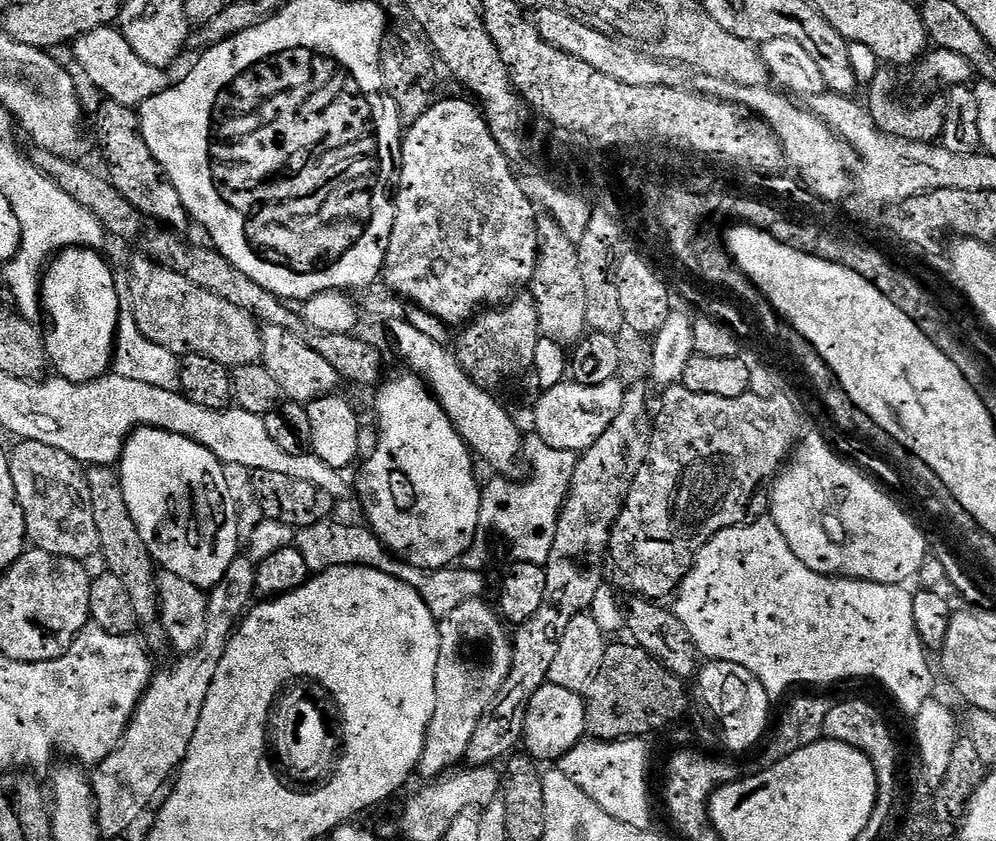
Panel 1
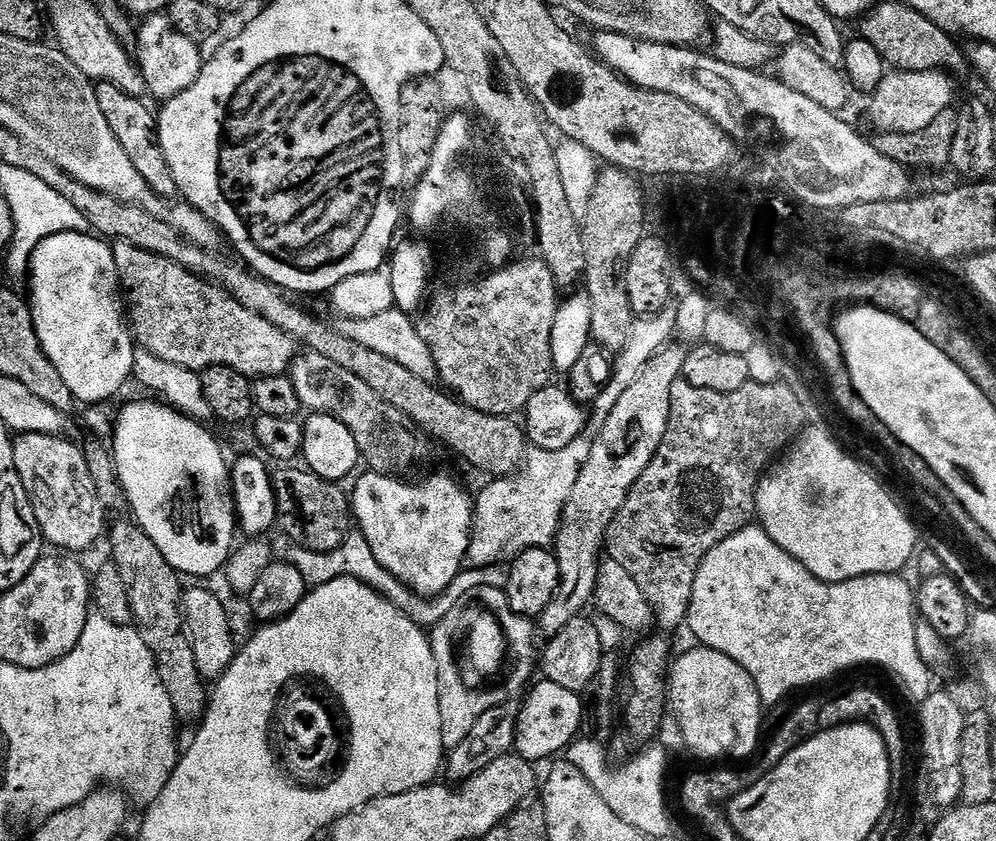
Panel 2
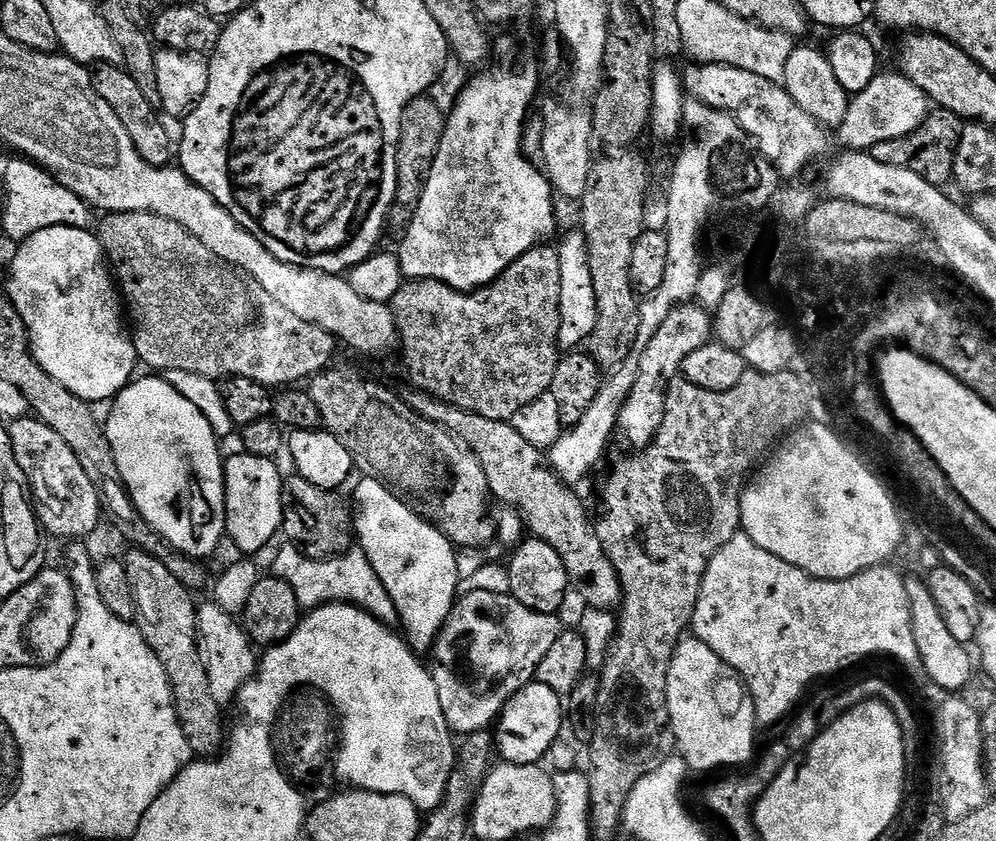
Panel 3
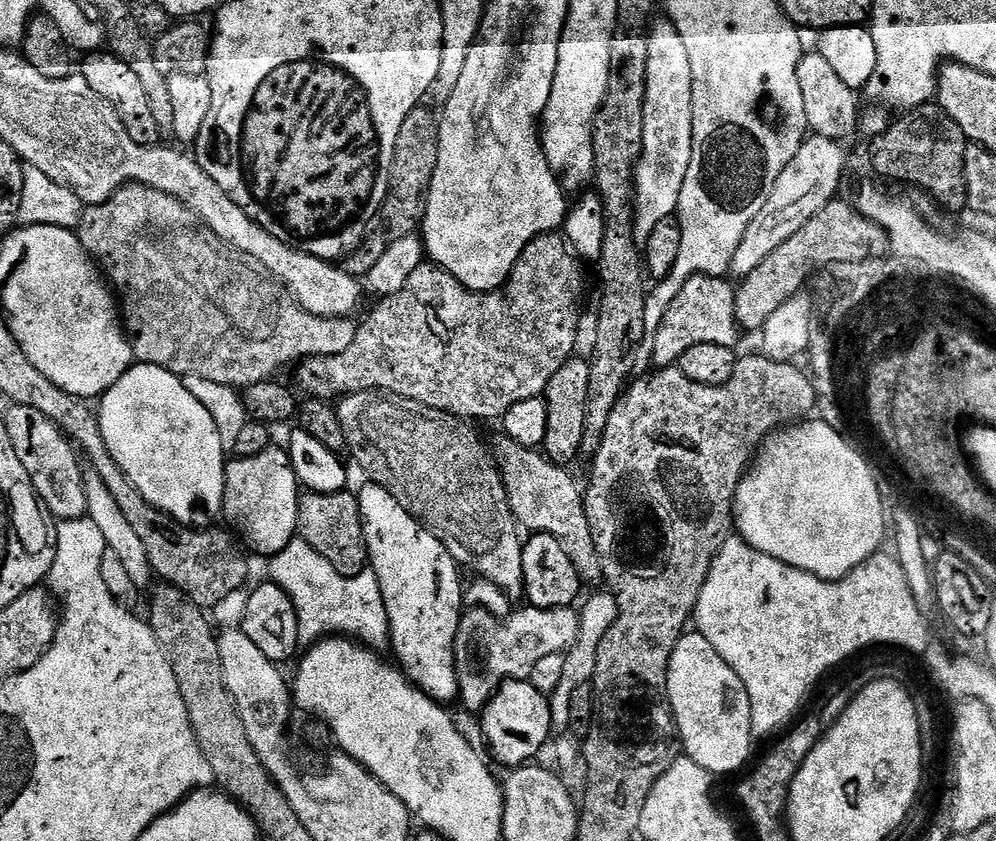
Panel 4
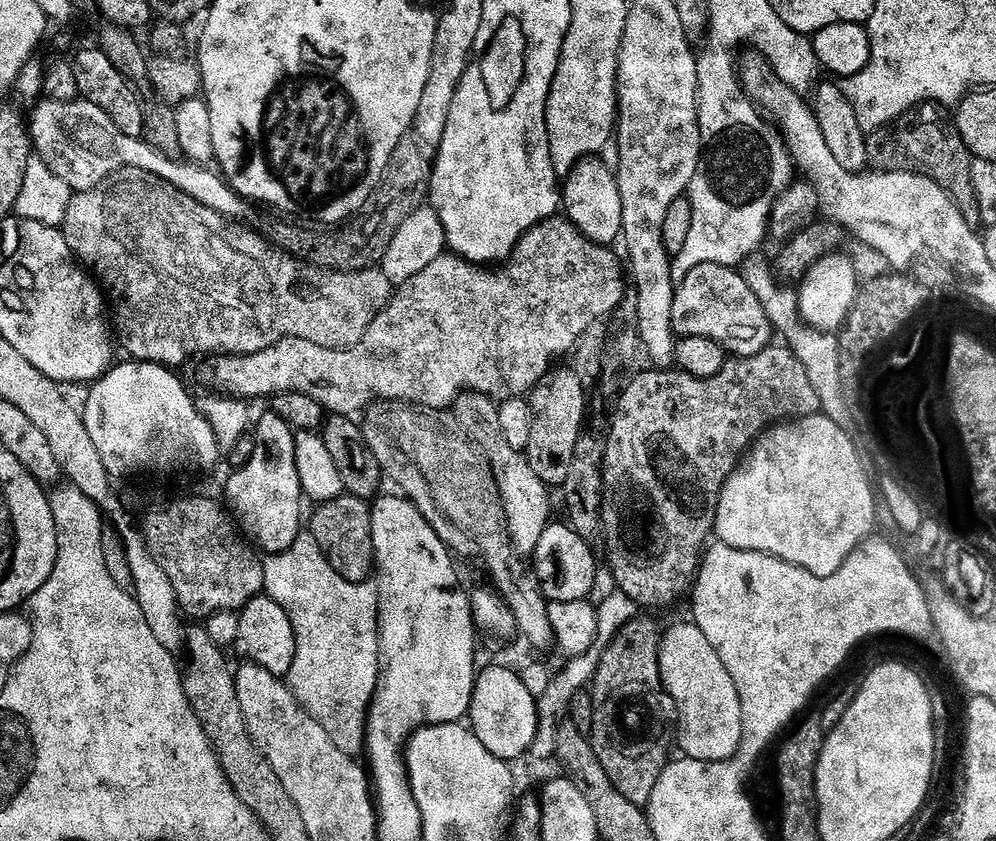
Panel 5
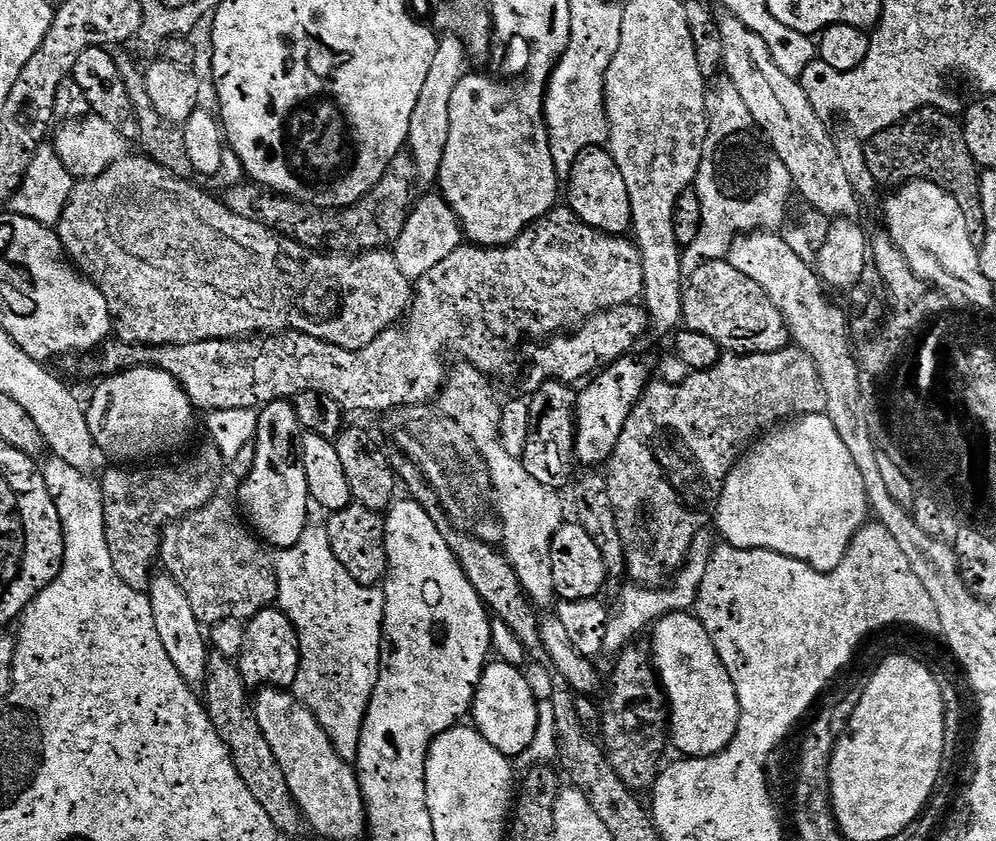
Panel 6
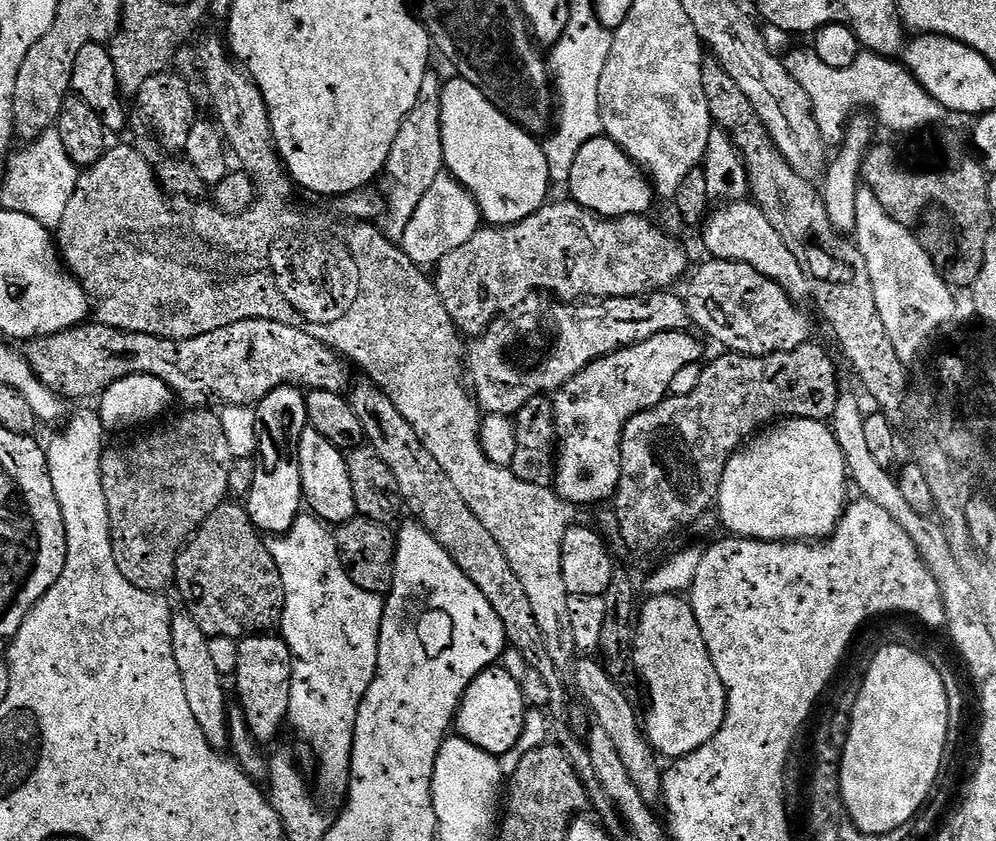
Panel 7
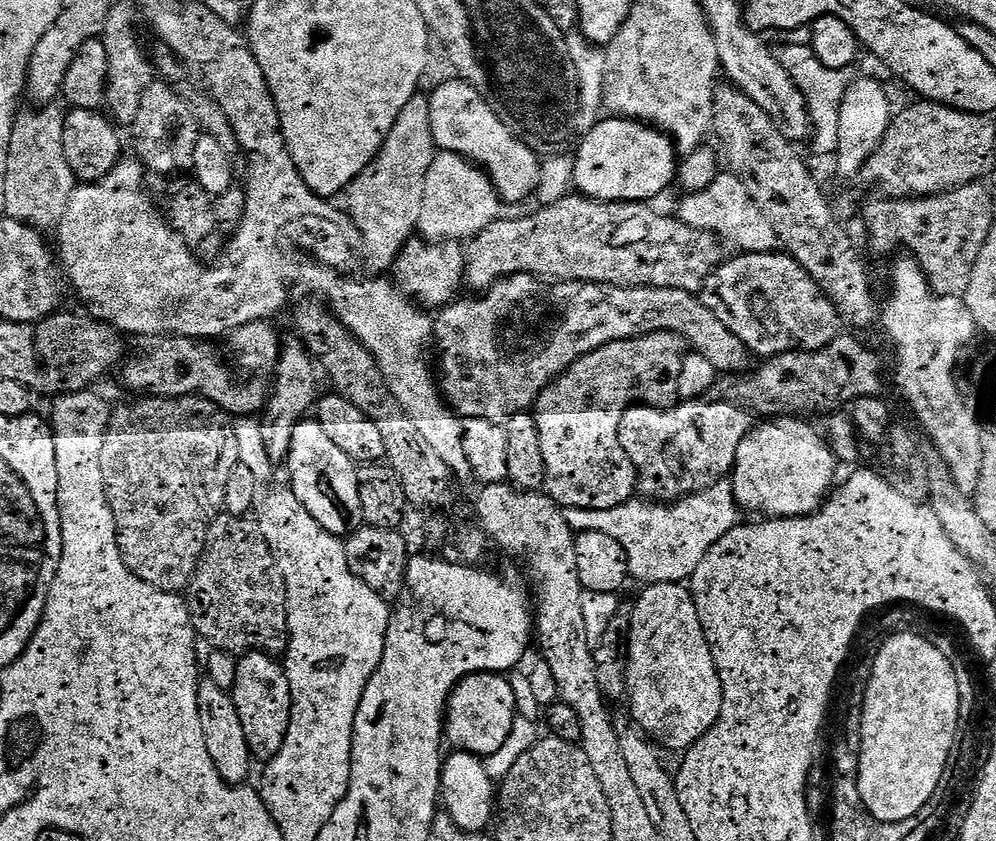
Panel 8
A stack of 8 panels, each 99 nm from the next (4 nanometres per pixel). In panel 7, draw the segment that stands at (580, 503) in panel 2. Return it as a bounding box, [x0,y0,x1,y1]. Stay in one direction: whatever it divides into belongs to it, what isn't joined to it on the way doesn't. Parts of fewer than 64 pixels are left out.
[688,259,813,356]

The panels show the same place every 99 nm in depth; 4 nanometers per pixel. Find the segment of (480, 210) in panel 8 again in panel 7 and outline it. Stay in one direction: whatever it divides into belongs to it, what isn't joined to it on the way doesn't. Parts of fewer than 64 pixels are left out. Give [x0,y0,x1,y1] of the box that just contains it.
[402,174,482,266]

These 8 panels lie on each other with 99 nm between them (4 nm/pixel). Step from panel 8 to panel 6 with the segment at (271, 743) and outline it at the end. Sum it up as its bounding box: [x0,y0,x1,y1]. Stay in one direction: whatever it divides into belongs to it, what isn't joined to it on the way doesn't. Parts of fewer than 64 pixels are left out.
[238,607,300,690]

